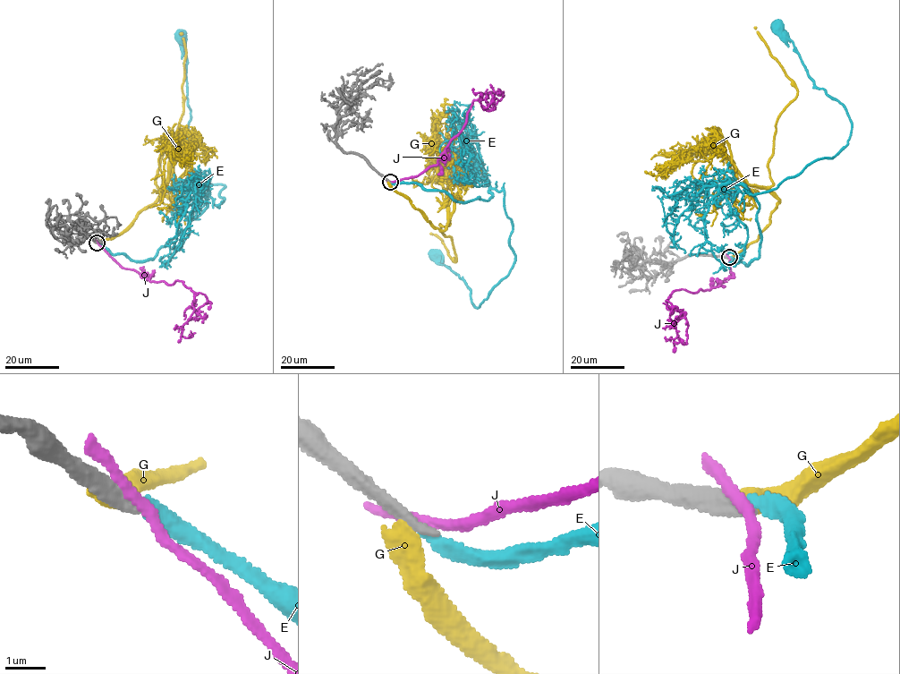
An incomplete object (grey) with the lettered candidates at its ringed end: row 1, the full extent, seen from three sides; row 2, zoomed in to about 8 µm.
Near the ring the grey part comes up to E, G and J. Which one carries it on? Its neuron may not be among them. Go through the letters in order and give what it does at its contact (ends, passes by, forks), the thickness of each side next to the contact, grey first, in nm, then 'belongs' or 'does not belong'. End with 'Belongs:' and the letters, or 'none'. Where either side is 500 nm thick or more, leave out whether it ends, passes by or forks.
E: it ends there; 340 nm thick on the grey side, 320 nm on the other; belongs
G: 400 nm thick on the grey side, 550 nm on the other; does not belong
J: it passes by; 400 nm thick on the grey side, 240 nm on the other; does not belong
Belongs: E

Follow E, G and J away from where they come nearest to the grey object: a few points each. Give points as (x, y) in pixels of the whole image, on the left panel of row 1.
E: (97, 242), (151, 260), (208, 197), (218, 208), (224, 199), (224, 187), (199, 176), (188, 155), (181, 37)
G: (96, 242), (121, 234), (162, 193), (157, 174), (183, 108), (186, 49), (180, 33)
J: (96, 241), (123, 268), (150, 281), (182, 281), (203, 294), (209, 302), (183, 326), (182, 336), (189, 336)

